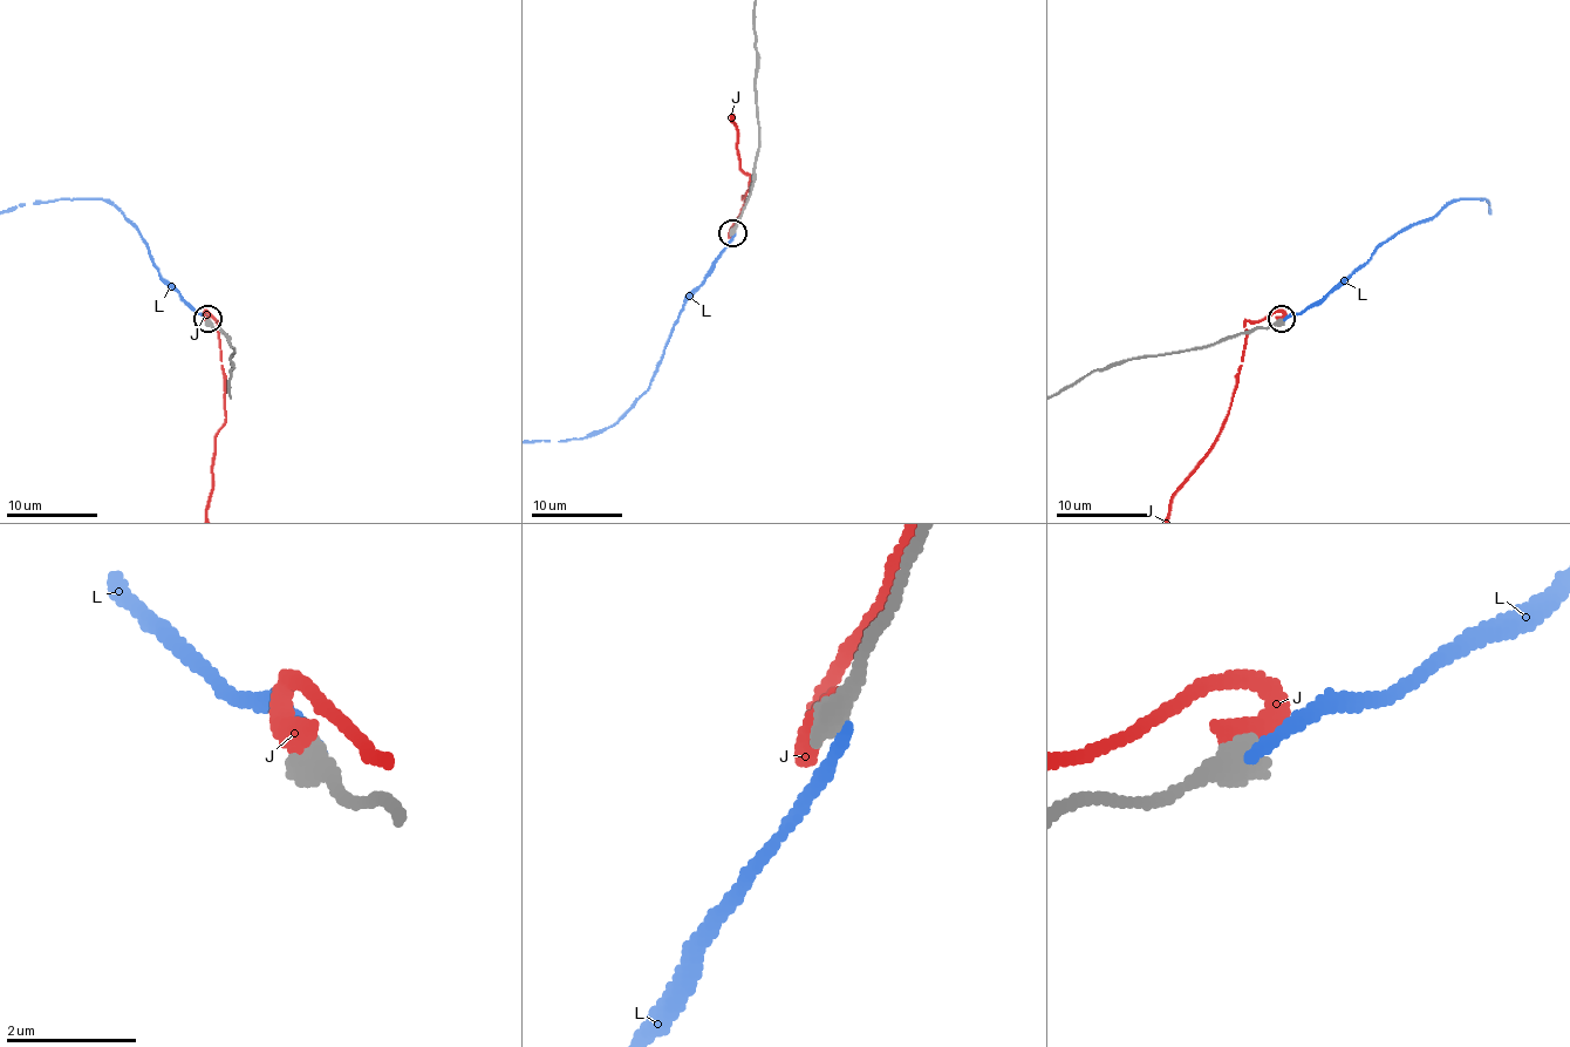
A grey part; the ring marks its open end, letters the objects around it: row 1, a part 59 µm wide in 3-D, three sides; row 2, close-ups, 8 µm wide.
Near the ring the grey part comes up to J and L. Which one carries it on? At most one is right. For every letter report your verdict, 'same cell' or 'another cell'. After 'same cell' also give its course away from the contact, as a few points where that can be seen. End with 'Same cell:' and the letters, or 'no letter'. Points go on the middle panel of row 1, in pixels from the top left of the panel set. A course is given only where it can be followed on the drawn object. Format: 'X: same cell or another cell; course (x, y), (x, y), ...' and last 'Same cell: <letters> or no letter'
J: another cell
L: another cell
Same cell: no letter

